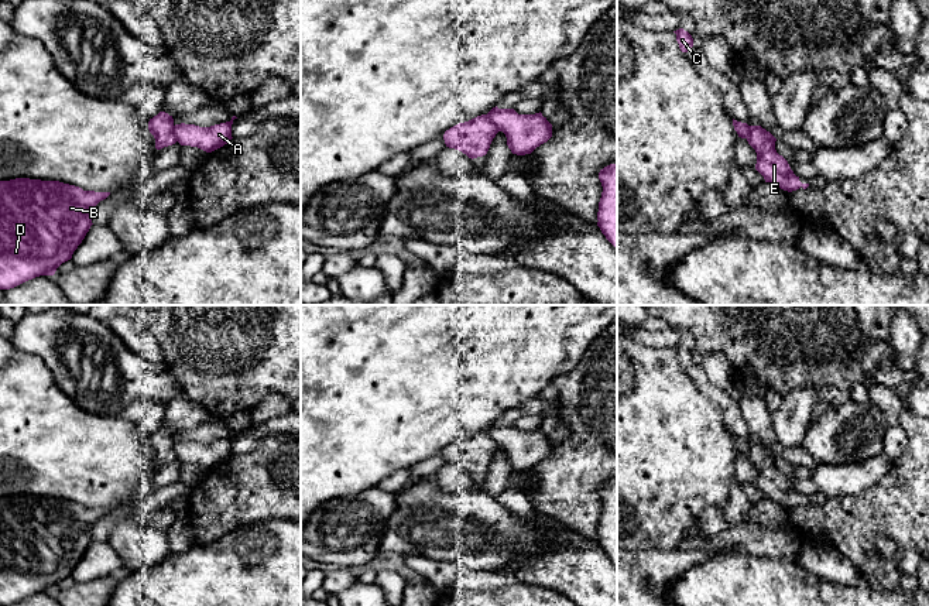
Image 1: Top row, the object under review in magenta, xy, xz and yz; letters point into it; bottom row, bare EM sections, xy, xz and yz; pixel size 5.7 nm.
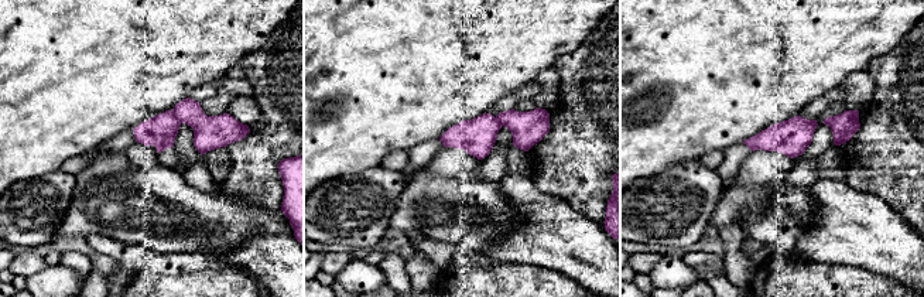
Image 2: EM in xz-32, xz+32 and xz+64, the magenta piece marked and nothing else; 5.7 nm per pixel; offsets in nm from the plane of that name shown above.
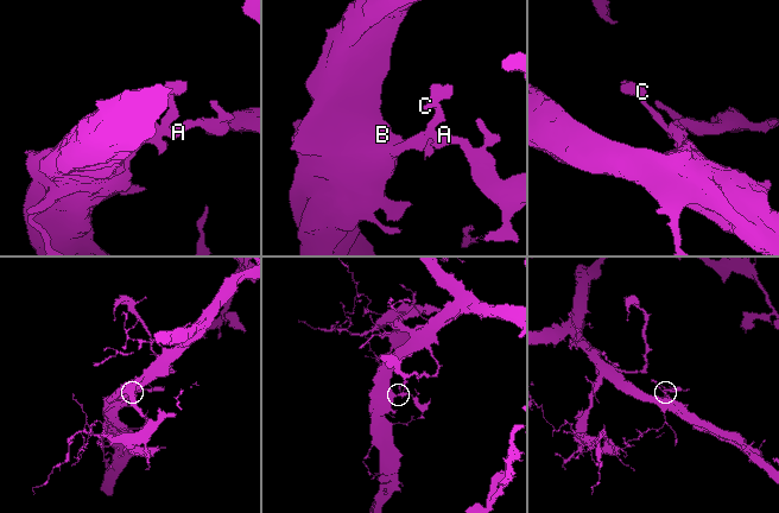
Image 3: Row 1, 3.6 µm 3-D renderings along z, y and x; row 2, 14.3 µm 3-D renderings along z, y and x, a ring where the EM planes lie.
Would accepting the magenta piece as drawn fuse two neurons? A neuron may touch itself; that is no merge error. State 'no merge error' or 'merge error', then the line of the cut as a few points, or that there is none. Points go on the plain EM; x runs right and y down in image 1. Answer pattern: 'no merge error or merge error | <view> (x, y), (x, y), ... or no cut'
merge error | xz (486, 431), (499, 447)

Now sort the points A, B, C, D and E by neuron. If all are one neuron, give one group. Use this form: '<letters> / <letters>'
A C / B D E

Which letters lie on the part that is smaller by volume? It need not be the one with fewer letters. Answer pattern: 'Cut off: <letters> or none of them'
Cut off: A, C

